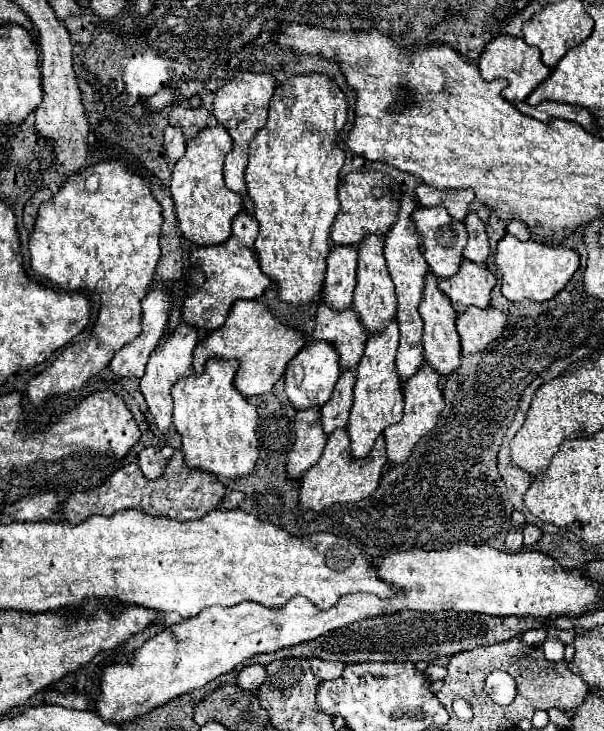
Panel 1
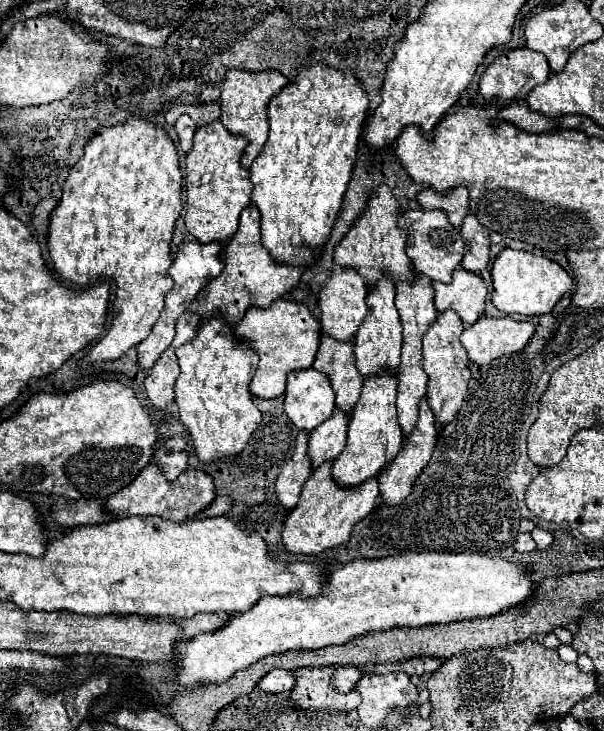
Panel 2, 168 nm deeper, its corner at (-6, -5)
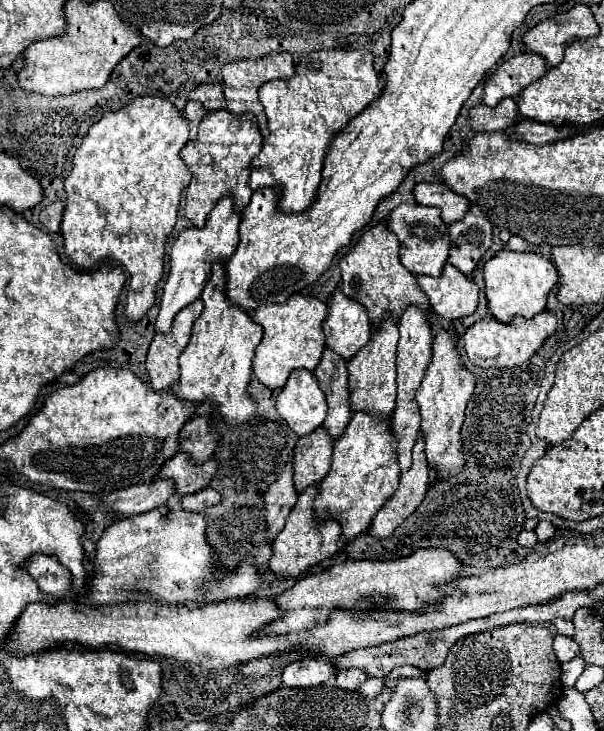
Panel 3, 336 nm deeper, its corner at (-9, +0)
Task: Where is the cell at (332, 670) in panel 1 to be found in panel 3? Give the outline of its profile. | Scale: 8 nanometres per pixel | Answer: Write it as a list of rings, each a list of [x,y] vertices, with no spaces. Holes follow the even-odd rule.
[[[349,668],[337,674],[337,686],[343,690],[357,690],[365,682],[367,674],[359,668]]]

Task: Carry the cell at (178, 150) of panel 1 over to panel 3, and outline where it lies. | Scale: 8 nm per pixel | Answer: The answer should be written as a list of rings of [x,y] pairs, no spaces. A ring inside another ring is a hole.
[[[187,102],[185,118],[189,120],[189,140],[193,140],[197,136],[197,126],[199,126],[203,116],[205,116],[205,110],[199,102]]]

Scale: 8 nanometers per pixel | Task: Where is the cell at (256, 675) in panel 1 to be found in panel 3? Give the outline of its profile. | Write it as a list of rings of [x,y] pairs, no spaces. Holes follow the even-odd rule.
[[[307,658],[287,664],[281,672],[281,682],[289,688],[307,688],[329,680],[333,674],[335,668],[329,658]]]

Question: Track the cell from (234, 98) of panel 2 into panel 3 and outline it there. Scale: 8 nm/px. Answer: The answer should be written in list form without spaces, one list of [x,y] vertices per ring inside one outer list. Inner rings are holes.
[[[273,52],[273,54],[257,58],[257,60],[237,60],[237,62],[225,64],[223,66],[223,90],[225,90],[227,110],[235,116],[241,116],[245,112],[255,114],[255,118],[259,122],[259,130],[265,138],[269,134],[269,130],[267,130],[267,118],[265,118],[265,112],[263,112],[263,106],[259,102],[259,86],[269,82],[269,80],[291,78],[293,74],[295,74],[293,58],[289,54],[279,54],[279,52]]]

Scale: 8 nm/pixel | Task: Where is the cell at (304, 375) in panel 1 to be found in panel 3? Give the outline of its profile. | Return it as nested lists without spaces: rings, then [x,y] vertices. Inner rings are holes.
[[[297,368],[277,396],[277,412],[293,428],[295,434],[305,436],[319,428],[327,416],[327,400],[315,382],[315,374]]]

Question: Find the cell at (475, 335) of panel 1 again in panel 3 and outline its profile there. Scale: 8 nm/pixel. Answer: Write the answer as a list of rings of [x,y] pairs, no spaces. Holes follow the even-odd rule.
[[[541,312],[535,318],[515,318],[515,322],[503,324],[497,318],[483,318],[469,326],[465,334],[461,336],[463,340],[463,350],[469,356],[469,362],[485,368],[511,368],[523,364],[527,358],[533,356],[533,352],[545,342],[547,336],[555,332],[557,318],[551,312]]]

